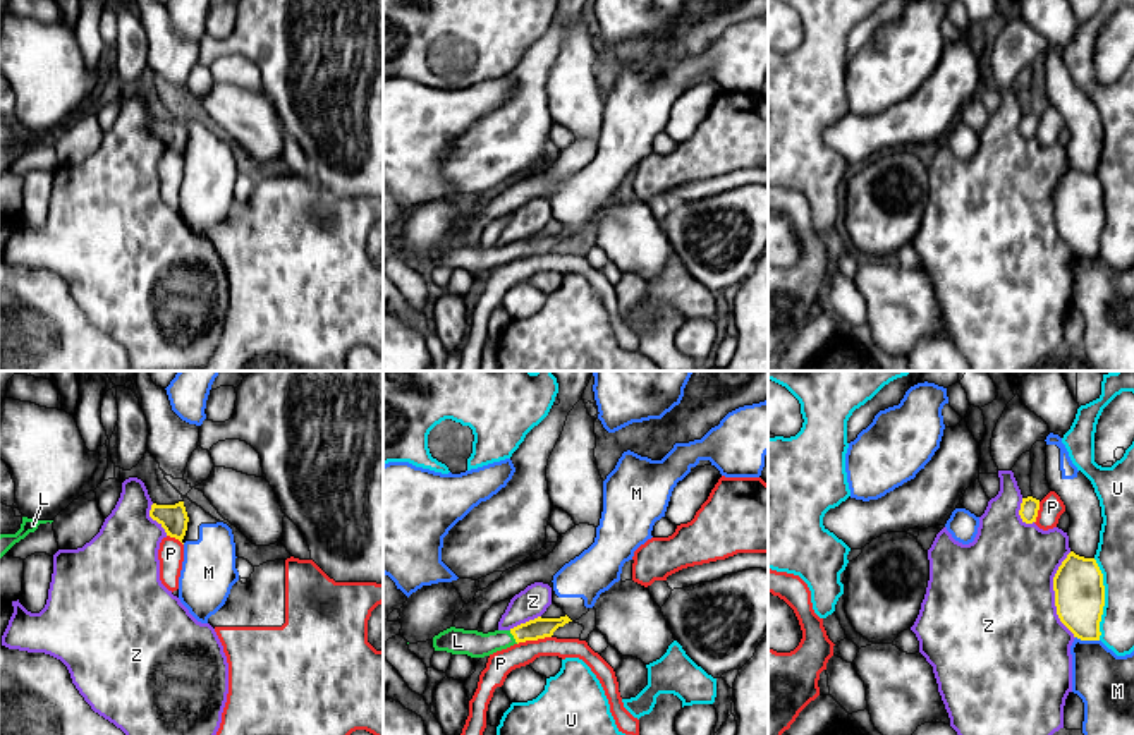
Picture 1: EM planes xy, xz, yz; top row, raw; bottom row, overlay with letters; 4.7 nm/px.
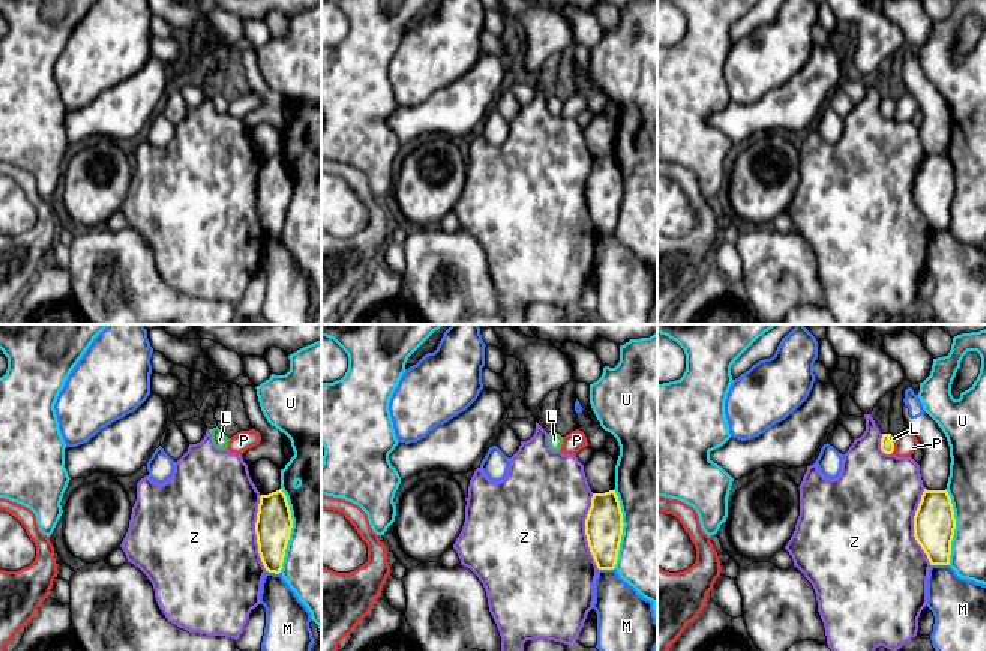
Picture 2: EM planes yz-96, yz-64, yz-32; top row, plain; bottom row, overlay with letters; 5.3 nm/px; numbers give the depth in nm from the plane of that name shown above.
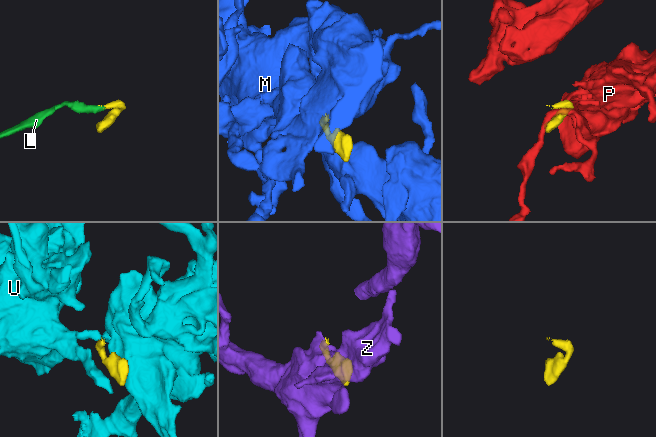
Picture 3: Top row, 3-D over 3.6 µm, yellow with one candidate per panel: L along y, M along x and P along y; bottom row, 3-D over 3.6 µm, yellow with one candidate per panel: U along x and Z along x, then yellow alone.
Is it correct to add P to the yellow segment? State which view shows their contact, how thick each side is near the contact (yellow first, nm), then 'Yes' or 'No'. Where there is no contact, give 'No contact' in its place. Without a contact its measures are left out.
Touches yellow in xz. Thickness 100 nm (yellow) against 120 nm. No

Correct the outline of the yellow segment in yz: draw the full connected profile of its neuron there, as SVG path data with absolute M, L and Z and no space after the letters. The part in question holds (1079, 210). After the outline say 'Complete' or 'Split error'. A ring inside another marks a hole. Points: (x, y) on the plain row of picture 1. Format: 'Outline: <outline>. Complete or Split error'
Outline: M1070 167L1053 192L1060 237L1081 256L1100 256L1105 222L1103 189L1094 173Z. Complete

